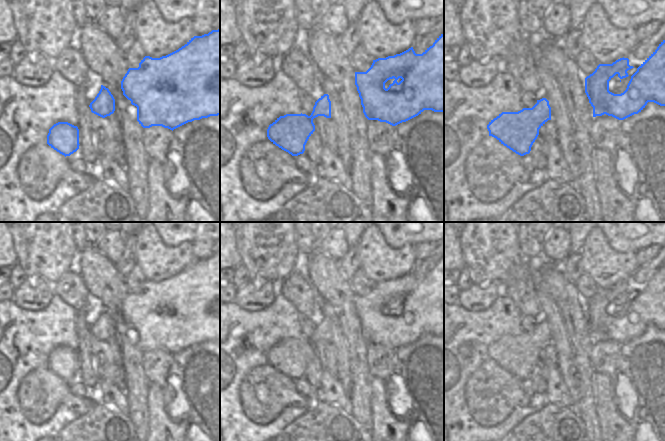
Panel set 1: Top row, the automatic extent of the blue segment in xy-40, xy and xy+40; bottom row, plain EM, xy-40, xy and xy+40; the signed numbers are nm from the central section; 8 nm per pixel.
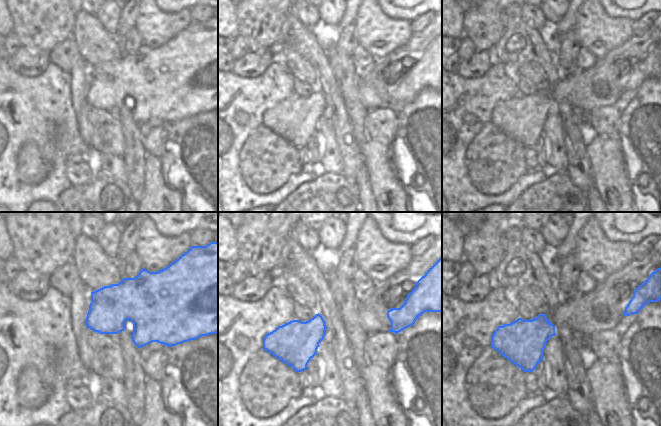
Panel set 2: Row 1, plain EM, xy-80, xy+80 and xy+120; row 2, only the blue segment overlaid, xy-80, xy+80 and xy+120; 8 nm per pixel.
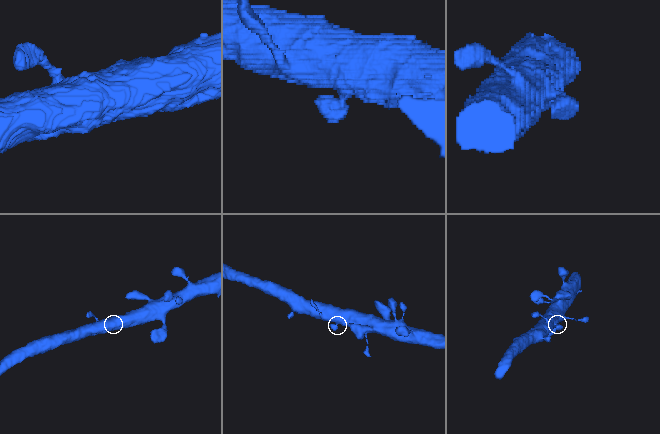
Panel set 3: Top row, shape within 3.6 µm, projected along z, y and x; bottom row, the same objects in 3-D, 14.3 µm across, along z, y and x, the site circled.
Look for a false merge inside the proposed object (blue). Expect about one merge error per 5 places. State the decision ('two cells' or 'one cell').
one cell

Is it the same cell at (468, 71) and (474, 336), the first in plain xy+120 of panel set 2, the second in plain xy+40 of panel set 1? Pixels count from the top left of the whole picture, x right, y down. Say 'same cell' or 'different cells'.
different cells

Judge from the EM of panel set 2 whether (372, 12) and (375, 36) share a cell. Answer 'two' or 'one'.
one

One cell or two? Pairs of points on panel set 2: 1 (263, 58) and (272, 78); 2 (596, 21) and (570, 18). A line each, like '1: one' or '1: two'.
1: two
2: two

